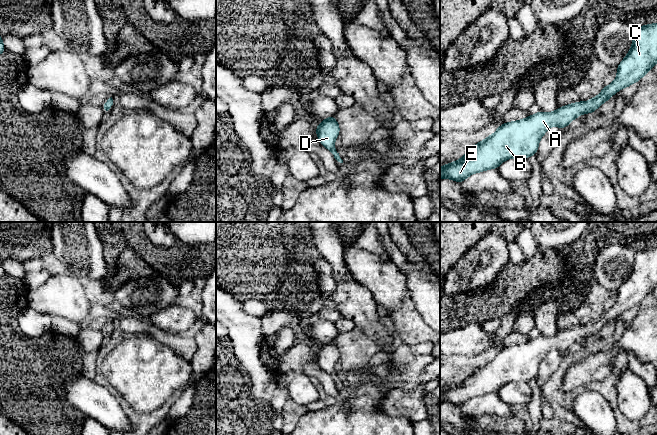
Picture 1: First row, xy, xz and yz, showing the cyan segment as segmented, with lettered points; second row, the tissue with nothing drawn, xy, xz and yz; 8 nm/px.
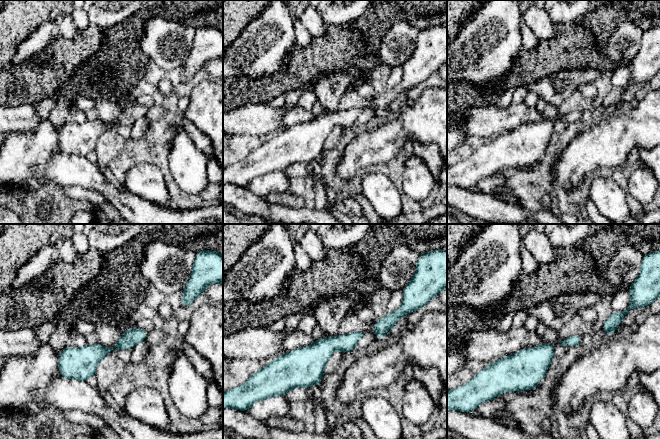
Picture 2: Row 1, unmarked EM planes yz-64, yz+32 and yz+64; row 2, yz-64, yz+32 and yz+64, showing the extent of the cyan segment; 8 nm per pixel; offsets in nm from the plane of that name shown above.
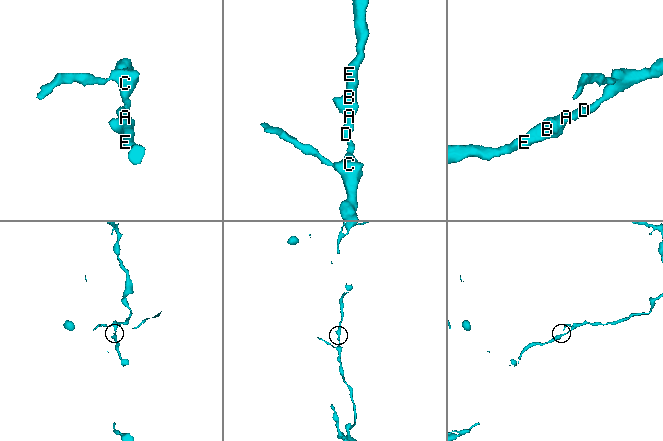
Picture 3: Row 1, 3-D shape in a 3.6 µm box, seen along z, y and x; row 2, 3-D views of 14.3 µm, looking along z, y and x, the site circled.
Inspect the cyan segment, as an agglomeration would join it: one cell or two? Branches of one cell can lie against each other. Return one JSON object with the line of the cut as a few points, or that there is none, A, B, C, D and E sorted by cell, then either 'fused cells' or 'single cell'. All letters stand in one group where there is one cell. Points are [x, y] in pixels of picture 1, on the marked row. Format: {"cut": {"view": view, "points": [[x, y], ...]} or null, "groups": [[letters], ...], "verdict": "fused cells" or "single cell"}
{"cut": null, "groups": [["A", "B", "C", "D", "E"]], "verdict": "single cell"}

